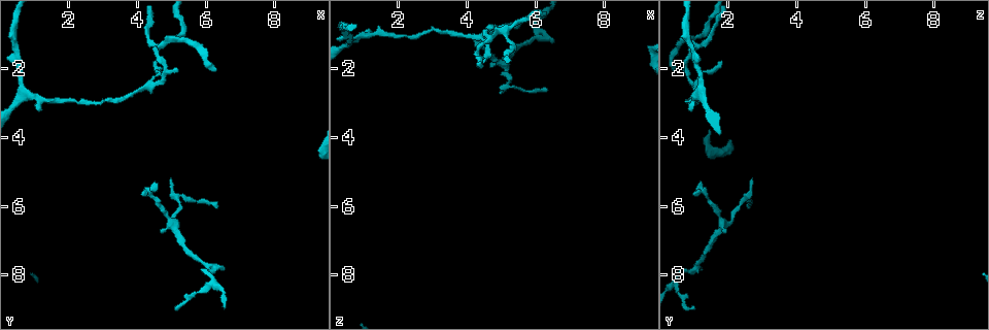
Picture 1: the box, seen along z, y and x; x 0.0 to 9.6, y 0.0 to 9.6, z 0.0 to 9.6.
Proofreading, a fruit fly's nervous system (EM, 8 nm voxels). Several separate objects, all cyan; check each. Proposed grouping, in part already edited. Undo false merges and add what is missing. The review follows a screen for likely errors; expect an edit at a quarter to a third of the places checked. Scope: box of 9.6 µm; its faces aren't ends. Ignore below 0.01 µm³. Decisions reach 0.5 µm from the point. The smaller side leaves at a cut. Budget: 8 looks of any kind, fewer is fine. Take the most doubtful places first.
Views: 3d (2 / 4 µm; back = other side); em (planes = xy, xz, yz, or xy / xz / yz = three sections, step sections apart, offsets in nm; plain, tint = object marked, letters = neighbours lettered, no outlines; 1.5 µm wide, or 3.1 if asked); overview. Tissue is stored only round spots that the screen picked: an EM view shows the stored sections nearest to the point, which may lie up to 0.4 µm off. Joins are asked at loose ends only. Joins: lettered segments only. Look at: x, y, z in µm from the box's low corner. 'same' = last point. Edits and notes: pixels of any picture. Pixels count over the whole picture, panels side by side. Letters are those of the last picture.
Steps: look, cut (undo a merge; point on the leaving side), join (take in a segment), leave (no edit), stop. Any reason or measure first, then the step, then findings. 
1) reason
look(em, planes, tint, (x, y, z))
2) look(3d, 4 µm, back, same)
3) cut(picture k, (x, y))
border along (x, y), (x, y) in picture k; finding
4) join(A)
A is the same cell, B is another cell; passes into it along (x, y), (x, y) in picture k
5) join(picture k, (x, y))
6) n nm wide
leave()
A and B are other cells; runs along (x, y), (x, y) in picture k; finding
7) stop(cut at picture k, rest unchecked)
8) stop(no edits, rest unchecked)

thin end
look(em, planes, letters, (4.45, 5.35, 1.20))

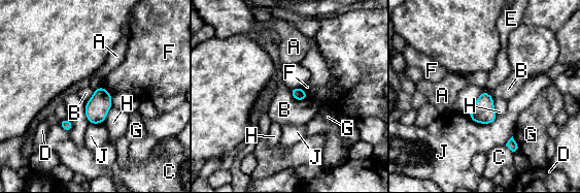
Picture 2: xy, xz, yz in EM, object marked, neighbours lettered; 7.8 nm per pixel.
J touches over 240 nm
leave()
A, B, C, D, E, F, G, H and J are other cells; no lettered segment goes on from it

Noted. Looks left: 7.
free end
look(em, planes, letters, (4.50, 1.75, 1.80))

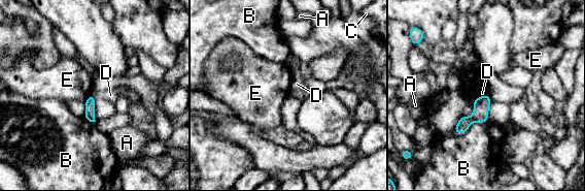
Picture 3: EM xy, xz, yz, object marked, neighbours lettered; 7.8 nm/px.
80 nm wide
leave()
A, B, C, D and E are other cells; border along (92, 93), (84, 101) in picture 3; none of them fits

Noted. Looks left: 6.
thin end
look(3d, 2 µm, (5.05, 9.00, 1.00))

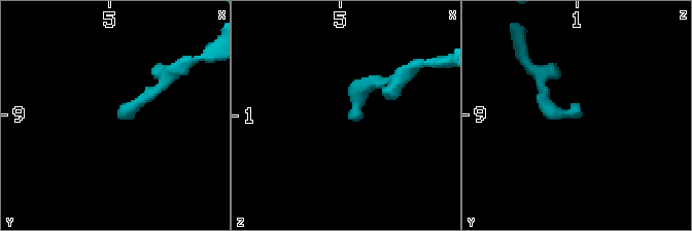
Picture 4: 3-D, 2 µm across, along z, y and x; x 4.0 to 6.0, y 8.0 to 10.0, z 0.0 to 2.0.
look(em, planes, letters, (5.10, 8.94, 1.04))

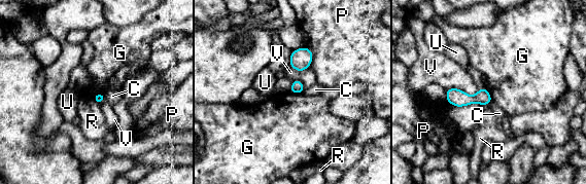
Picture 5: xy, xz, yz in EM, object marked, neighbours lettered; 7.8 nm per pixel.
leave()
C, G, P, R, U and V are other cells; border along (104, 93), (96, 93), (92, 99) in picture 5; no lettered segment goes on from it

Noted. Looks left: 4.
stop(no edits, rest unchecked)

